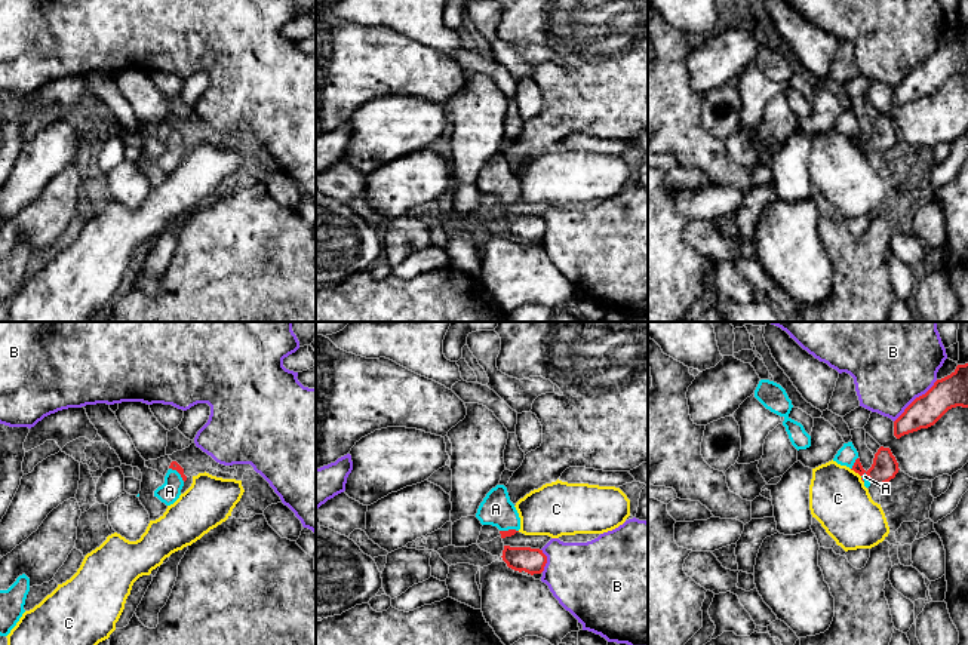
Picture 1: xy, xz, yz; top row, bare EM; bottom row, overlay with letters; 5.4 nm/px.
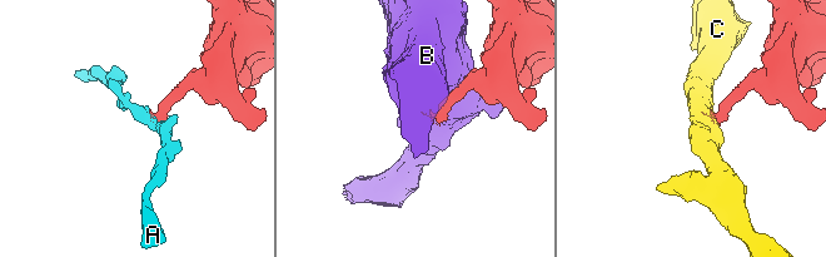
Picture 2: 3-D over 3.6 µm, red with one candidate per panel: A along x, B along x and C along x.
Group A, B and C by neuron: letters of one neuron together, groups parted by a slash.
A / B / C

